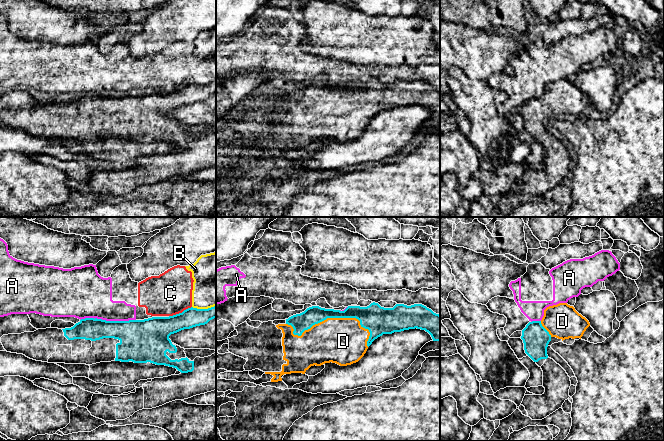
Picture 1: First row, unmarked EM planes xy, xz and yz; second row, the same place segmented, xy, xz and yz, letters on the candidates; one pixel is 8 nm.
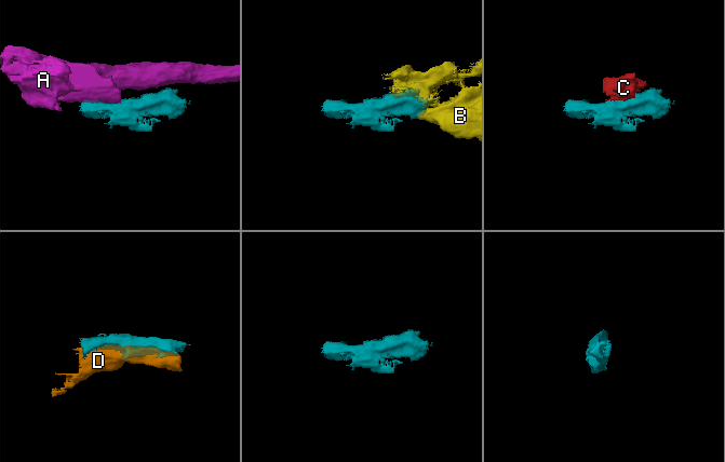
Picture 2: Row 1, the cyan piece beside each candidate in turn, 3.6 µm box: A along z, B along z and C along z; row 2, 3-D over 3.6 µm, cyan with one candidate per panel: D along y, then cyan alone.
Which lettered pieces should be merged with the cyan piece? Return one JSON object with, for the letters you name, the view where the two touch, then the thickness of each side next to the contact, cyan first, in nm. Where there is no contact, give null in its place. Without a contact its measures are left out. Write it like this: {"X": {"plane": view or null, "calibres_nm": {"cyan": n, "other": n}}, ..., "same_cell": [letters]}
{"D": {"plane": "xz", "calibres_nm": {"cyan": 150, "other": 380}}, "same_cell": ["D"]}

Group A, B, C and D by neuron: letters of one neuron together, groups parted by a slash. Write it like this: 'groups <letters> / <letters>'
groups A B C / D

